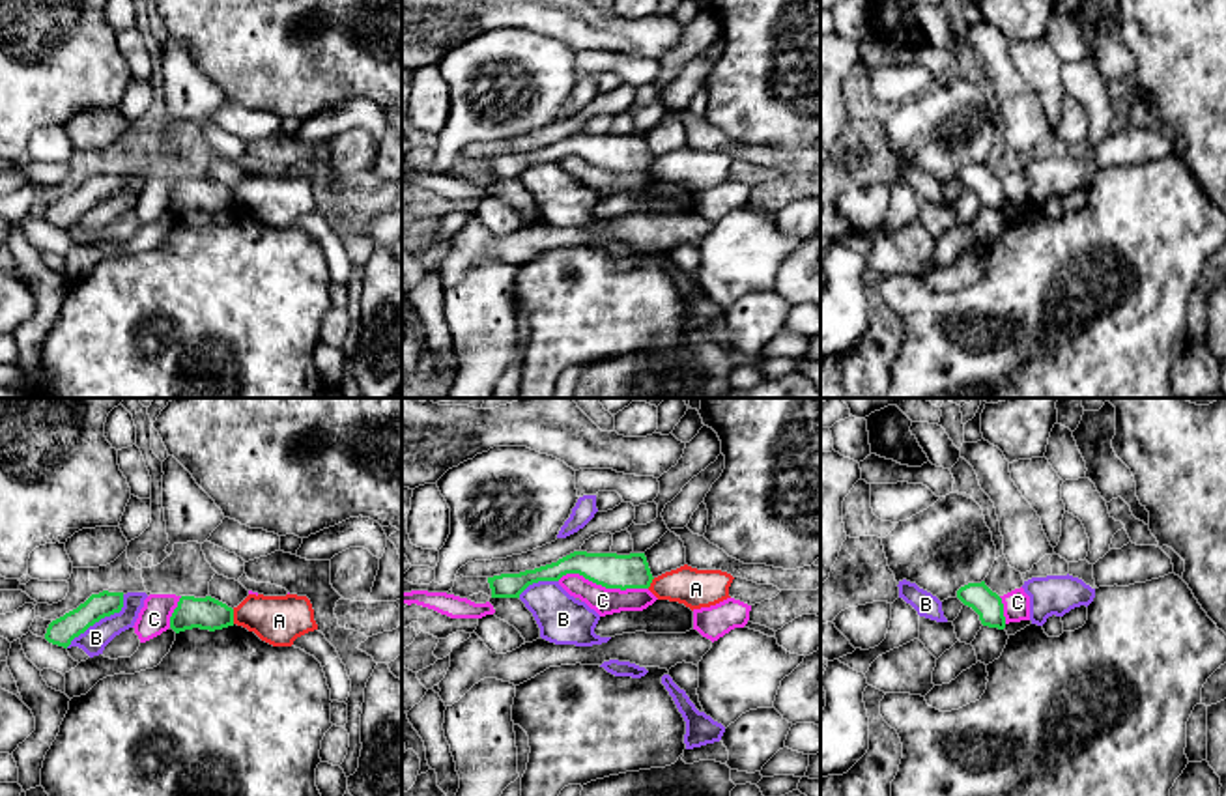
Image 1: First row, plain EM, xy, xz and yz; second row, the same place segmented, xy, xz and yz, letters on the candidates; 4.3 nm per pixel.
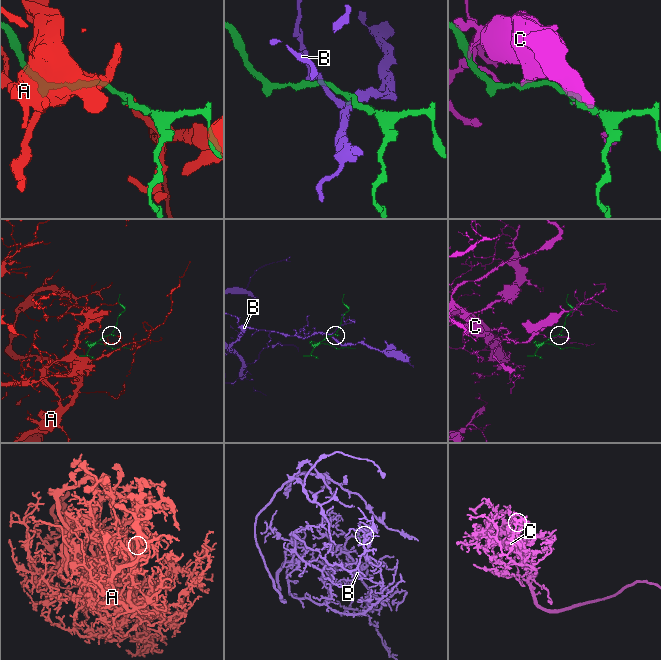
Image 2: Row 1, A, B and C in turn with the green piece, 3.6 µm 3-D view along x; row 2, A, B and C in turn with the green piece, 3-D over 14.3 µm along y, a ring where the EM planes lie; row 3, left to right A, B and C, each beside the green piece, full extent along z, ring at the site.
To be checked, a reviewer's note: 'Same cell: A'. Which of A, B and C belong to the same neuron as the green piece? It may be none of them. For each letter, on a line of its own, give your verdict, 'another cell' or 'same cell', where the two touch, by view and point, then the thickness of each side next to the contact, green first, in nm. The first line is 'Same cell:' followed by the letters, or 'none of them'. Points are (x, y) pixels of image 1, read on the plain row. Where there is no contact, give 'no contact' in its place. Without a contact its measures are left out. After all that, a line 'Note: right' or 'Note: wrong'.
Same cell: none of them
A: another cell; meets green in xy at (232, 198); 140 nm thick on the green side, 220 nm on the other
B: another cell; meets green in xy at (99, 200); 120 nm thick on the green side, 110 nm on the other
C: another cell; meets green in xz at (602, 167); 150 nm thick on the green side, 110 nm on the other
Note: wrong

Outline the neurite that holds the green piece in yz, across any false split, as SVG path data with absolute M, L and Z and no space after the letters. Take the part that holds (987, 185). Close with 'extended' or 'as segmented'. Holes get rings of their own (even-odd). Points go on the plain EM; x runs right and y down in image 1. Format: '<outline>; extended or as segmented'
M985 163L961 168L957 179L979 196L983 207L1005 209L1002 179L992 174Z; as segmented

